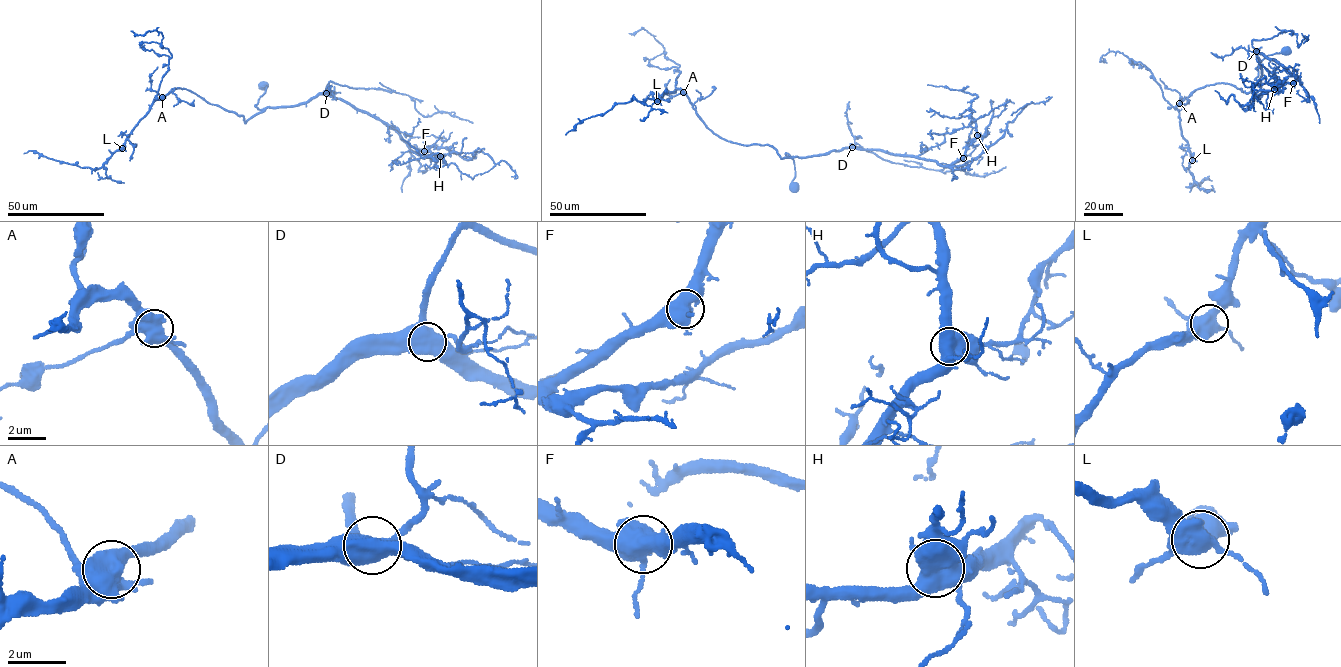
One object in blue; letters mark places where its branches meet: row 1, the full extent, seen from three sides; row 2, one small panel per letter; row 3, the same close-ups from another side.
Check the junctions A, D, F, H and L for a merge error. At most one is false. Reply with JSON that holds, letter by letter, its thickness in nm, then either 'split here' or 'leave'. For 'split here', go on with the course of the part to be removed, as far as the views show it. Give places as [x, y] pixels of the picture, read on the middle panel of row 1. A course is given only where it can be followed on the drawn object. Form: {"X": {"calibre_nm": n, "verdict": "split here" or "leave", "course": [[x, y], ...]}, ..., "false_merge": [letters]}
{"A": {"calibre_nm": 700, "verdict": "leave"}, "D": {"calibre_nm": 700, "verdict": "leave"}, "F": {"calibre_nm": 550, "verdict": "leave"}, "H": {"calibre_nm": 600, "verdict": "leave"}, "L": {"calibre_nm": 600, "verdict": "leave"}, "false_merge": []}

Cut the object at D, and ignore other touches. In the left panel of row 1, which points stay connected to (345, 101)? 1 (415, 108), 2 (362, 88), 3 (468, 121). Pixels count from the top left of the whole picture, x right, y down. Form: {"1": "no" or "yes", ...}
{"1": "no", "2": "no", "3": "no"}

